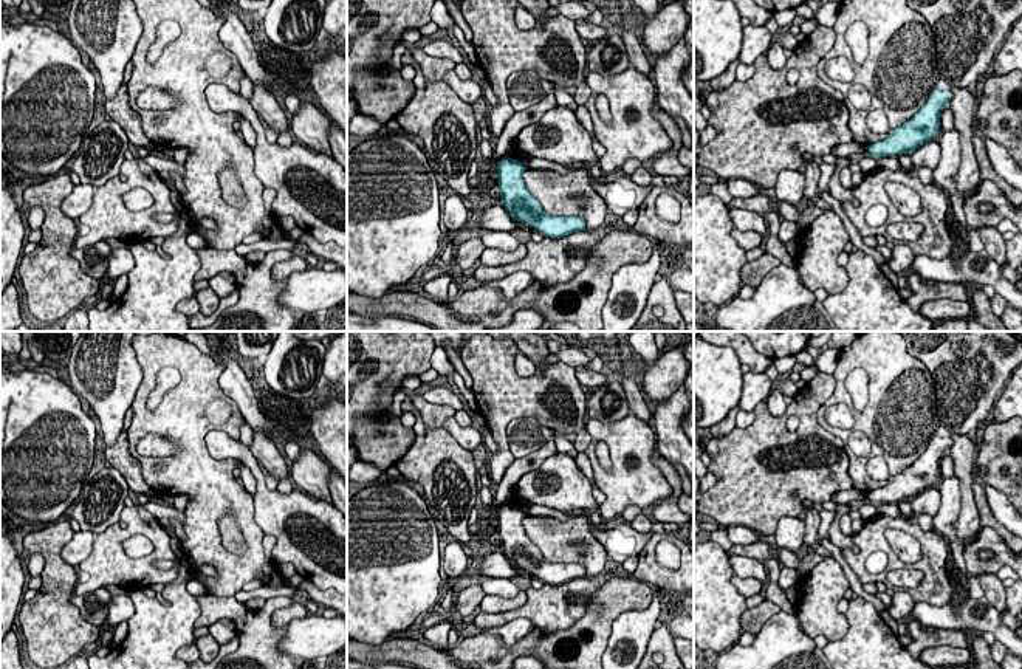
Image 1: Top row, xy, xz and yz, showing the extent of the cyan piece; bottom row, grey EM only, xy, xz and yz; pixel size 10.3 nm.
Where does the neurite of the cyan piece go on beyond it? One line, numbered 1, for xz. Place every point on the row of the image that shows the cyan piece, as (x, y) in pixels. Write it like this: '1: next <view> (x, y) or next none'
1: next none

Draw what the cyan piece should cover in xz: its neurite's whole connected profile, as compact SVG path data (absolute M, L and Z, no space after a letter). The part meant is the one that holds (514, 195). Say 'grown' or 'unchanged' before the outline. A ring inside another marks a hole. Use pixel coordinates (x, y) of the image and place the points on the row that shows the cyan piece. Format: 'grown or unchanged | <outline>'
unchanged | M509 156L497 163L500 203L509 215L537 229L545 237L559 238L571 232L585 231L585 220L581 217L550 217L540 206L539 200L531 195L525 181L525 167L520 161Z

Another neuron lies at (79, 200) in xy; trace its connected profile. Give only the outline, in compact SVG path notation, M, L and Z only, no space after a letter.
M76 184L73 192L65 197L60 206L62 212L70 218L77 220L91 208L94 189L96 187L90 184Z

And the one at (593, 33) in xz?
M576 25L576 31L581 39L592 40L593 43L607 37L605 25Z

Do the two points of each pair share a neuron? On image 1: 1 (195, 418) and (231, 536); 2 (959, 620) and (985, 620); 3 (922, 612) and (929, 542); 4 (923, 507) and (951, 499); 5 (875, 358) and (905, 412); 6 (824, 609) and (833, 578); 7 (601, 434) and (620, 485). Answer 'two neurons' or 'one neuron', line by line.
1: two neurons
2: one neuron
3: two neurons
4: two neurons
5: one neuron
6: one neuron
7: one neuron

